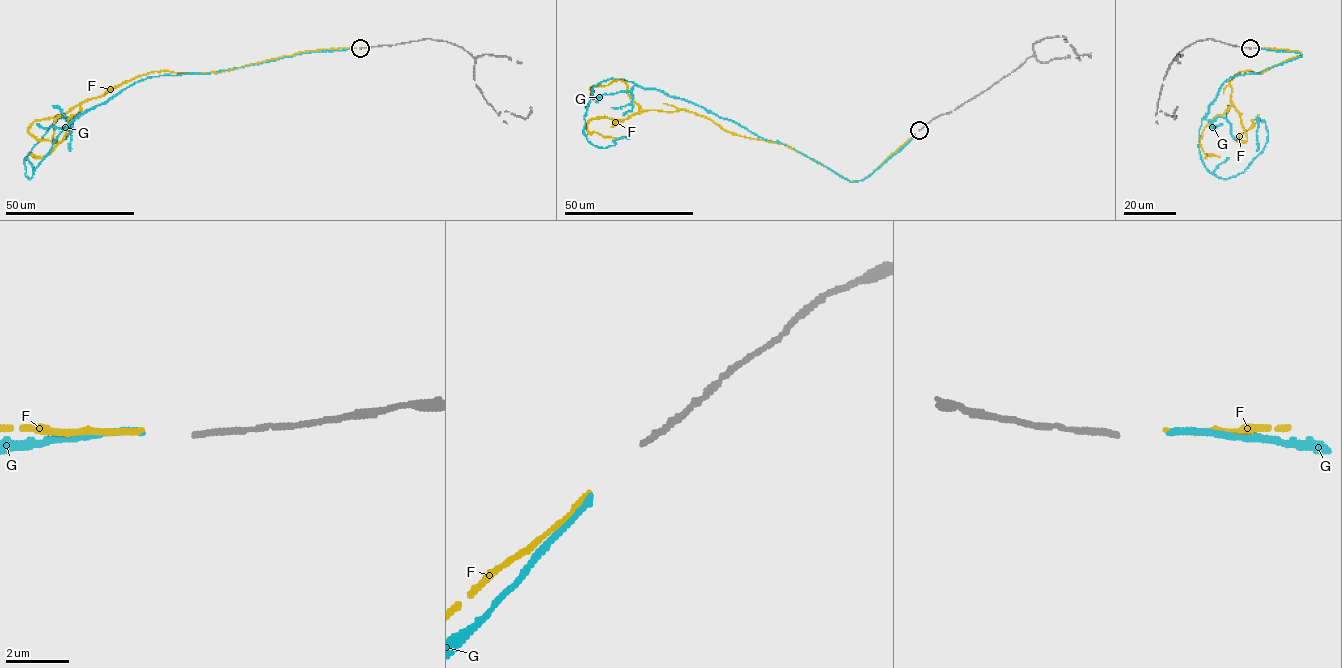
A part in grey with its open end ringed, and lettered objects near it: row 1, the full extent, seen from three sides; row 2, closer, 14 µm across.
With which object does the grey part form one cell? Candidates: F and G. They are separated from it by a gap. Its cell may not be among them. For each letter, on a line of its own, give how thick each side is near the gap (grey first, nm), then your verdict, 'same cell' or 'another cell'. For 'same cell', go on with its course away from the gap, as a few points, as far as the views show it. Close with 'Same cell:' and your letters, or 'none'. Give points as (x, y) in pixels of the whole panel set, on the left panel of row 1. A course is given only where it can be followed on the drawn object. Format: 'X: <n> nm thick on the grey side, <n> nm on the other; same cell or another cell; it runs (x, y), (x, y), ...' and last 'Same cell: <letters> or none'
F: 170 nm thick on the grey side, 130 nm on the other; same cell; it runs (356, 48), (310, 50), (223, 71), (153, 71), (61, 114), (55, 140), (28, 132), (36, 120), (63, 114)
G: 170 nm thick on the grey side, 200 nm on the other; another cell
Same cell: F

